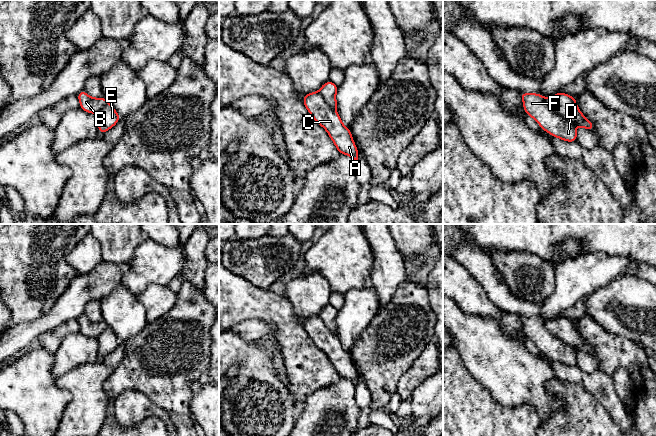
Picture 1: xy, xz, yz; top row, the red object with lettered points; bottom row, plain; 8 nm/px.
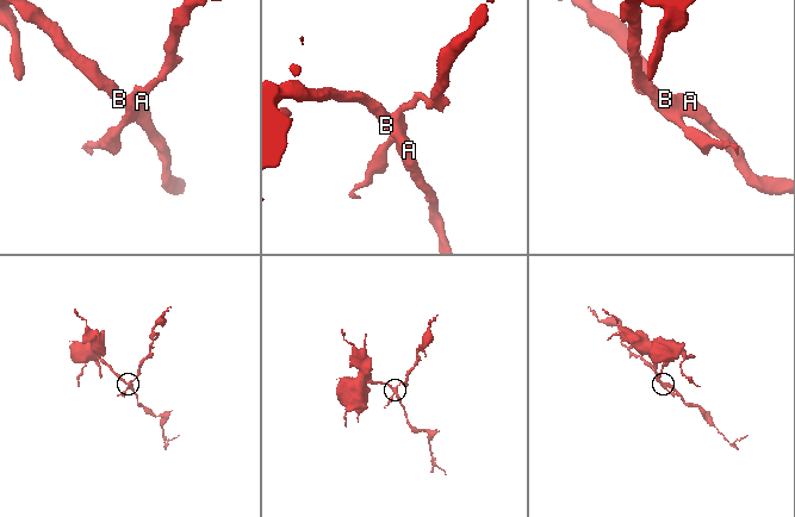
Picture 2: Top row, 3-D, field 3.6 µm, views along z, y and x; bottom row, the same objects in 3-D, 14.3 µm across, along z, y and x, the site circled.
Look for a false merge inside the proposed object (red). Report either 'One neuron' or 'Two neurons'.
Two neurons

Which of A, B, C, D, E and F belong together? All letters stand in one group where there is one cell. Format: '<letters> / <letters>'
A B C / D E F

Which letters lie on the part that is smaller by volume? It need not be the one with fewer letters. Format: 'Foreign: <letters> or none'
Foreign: D, E, F

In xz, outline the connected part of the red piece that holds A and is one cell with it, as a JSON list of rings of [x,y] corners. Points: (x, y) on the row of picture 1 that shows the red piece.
[[[319,91],[305,94],[303,103],[313,119],[327,131],[338,152],[357,162],[359,151],[350,128],[344,126],[339,114],[324,101]]]

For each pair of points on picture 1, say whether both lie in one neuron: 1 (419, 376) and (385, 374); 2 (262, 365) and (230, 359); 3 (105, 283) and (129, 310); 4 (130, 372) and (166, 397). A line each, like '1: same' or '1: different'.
1: different
2: same
3: different
4: same

